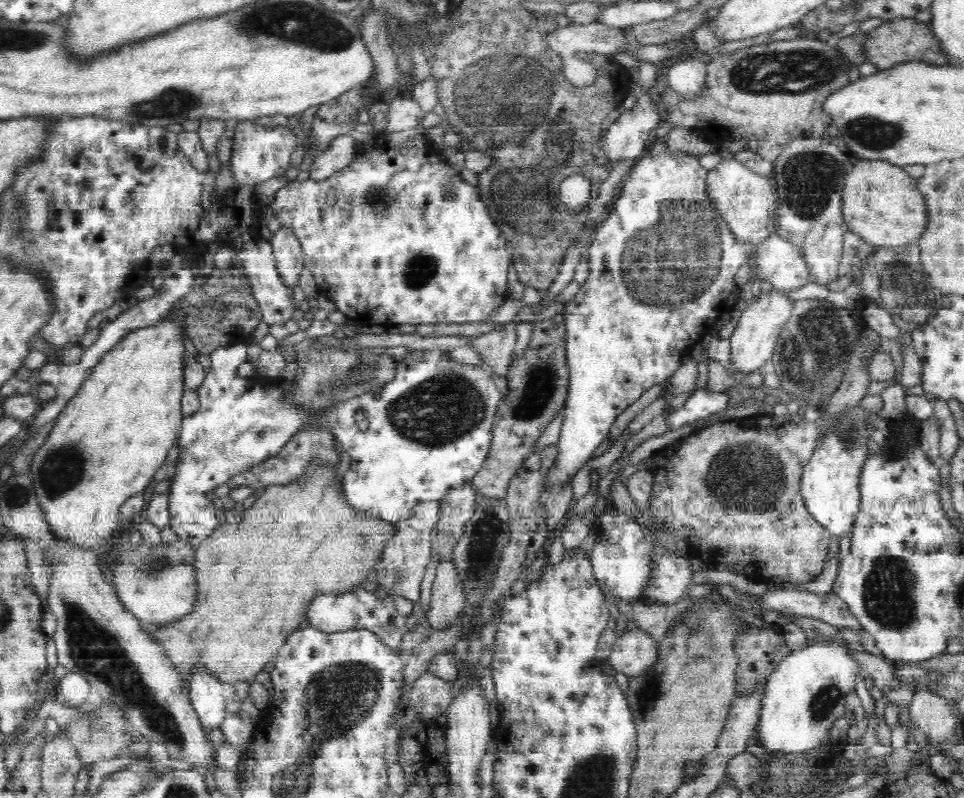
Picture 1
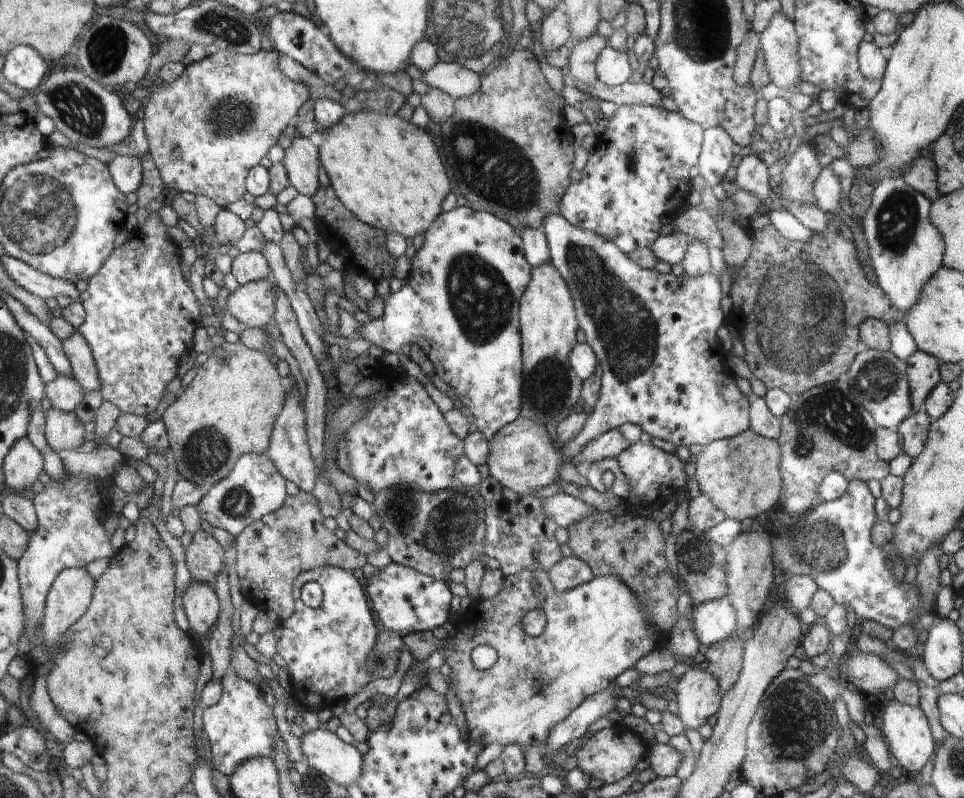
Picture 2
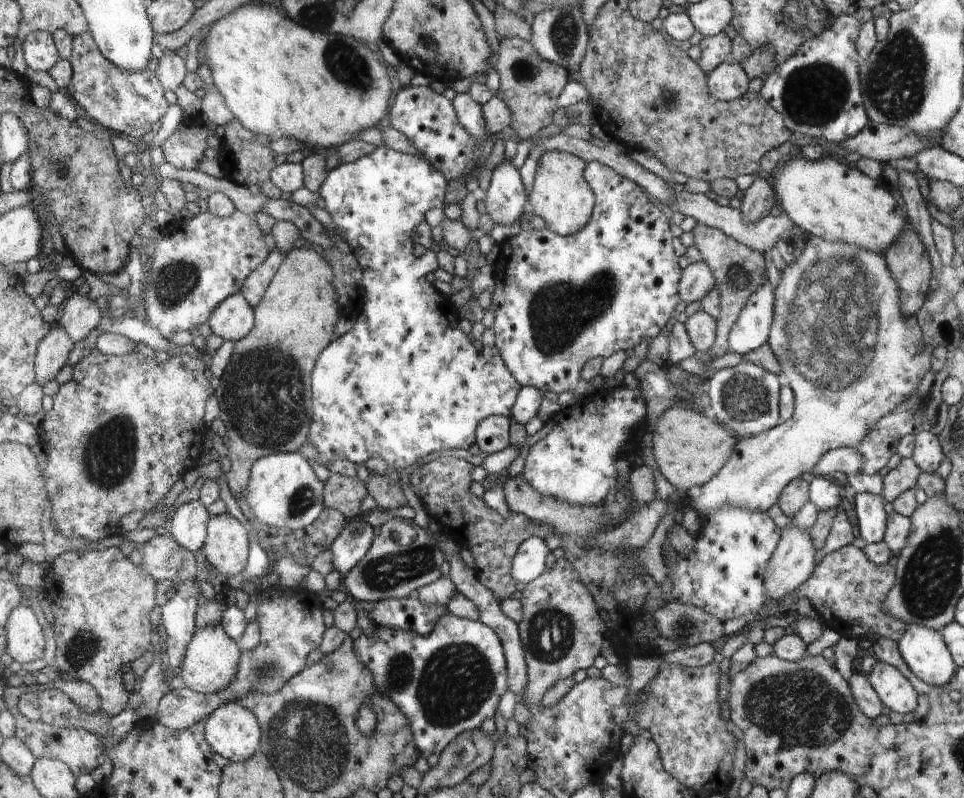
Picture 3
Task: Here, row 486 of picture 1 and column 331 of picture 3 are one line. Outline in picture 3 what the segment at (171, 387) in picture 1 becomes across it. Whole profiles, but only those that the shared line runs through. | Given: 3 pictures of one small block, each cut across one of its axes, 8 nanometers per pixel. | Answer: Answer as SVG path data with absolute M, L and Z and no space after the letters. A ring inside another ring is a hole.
M253 1L245 4L230 14L224 16L206 32L207 62L212 73L212 81L220 92L225 96L229 107L234 114L246 125L250 132L258 135L266 135L272 139L282 137L296 139L304 143L309 152L325 152L328 148L340 146L347 140L355 138L357 132L378 126L382 116L386 114L388 100L392 96L392 82L388 78L386 66L374 56L370 48L366 48L362 41L356 40L350 35L339 35L338 33L320 34L316 29L306 28L304 25L294 23L276 5L264 1Z

